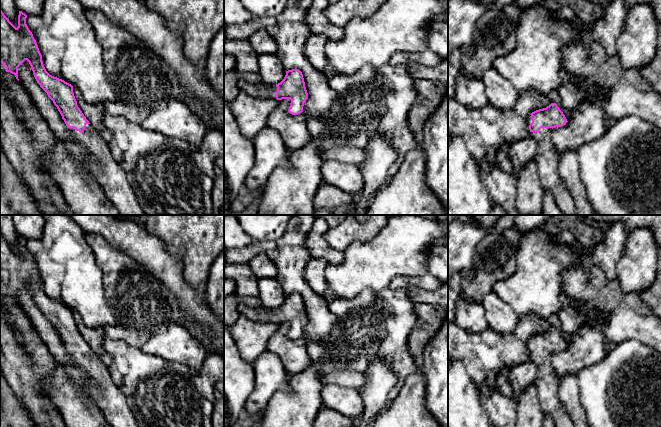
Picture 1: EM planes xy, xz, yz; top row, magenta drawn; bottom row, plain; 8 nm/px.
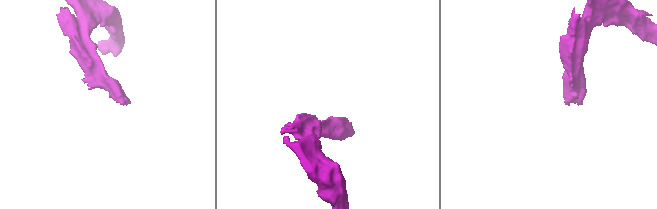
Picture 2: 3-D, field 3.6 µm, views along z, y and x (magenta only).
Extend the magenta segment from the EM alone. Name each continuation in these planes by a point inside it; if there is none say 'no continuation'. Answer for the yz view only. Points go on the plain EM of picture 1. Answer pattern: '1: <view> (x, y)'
1: yz (546, 381)

